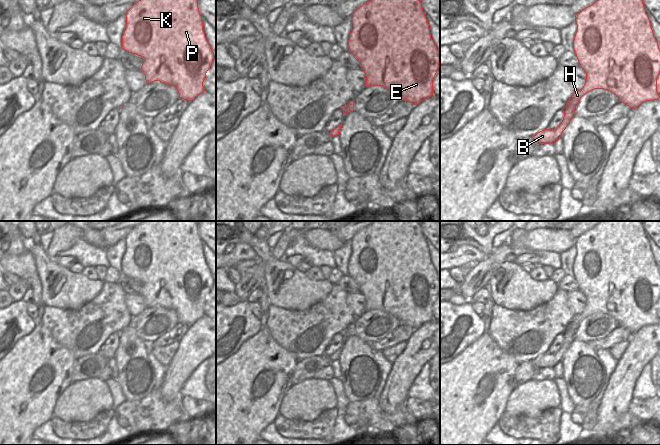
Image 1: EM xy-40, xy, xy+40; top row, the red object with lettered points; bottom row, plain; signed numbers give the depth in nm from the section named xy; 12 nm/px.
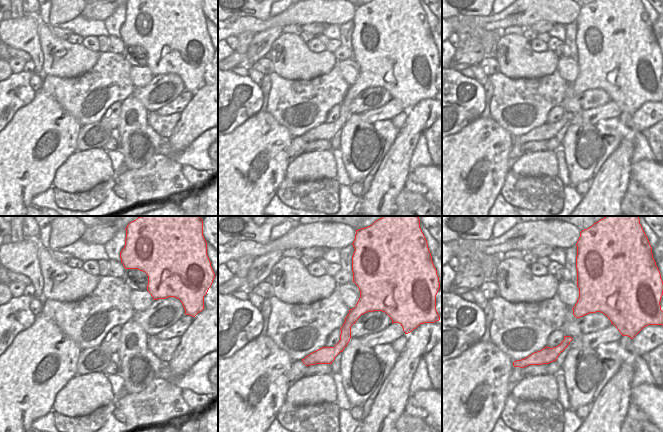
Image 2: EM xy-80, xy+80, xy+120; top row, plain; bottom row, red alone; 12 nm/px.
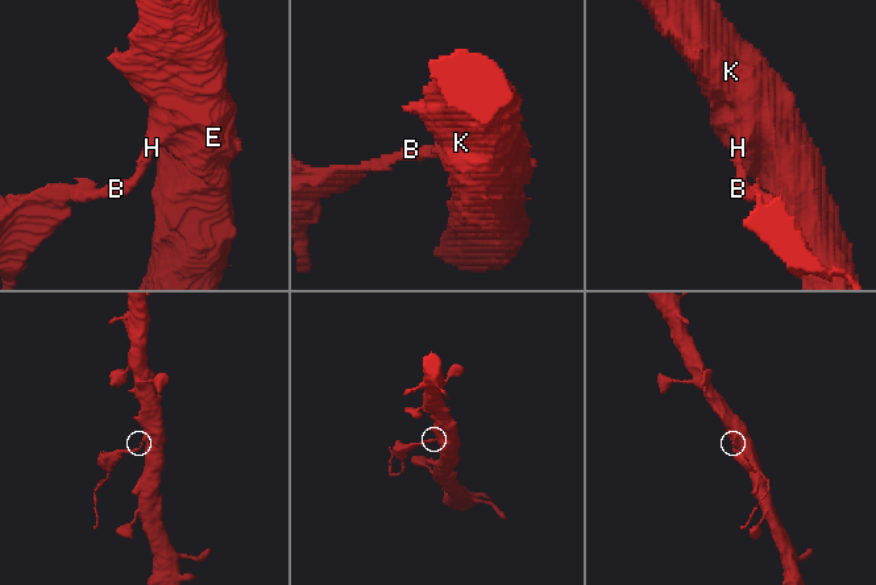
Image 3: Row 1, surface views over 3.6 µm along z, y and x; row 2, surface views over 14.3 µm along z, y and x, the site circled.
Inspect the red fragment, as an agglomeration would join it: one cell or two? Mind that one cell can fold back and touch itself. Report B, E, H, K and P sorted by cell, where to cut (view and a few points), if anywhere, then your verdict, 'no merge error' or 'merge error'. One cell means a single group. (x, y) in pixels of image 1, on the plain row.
B / E H K P | xy+40 (575, 329), (565, 331) | merge error

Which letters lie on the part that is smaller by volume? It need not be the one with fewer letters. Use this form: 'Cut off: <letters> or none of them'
Cut off: B

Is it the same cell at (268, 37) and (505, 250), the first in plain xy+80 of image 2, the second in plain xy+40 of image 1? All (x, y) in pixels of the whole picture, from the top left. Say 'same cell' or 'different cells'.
same cell

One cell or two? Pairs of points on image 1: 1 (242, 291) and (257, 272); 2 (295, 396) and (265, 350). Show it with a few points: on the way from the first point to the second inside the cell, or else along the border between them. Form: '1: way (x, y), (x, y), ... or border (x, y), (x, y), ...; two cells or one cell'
1: way (247, 286), (254, 277); one cell
2: border (292, 385), (283, 397), (279, 409); two cells

